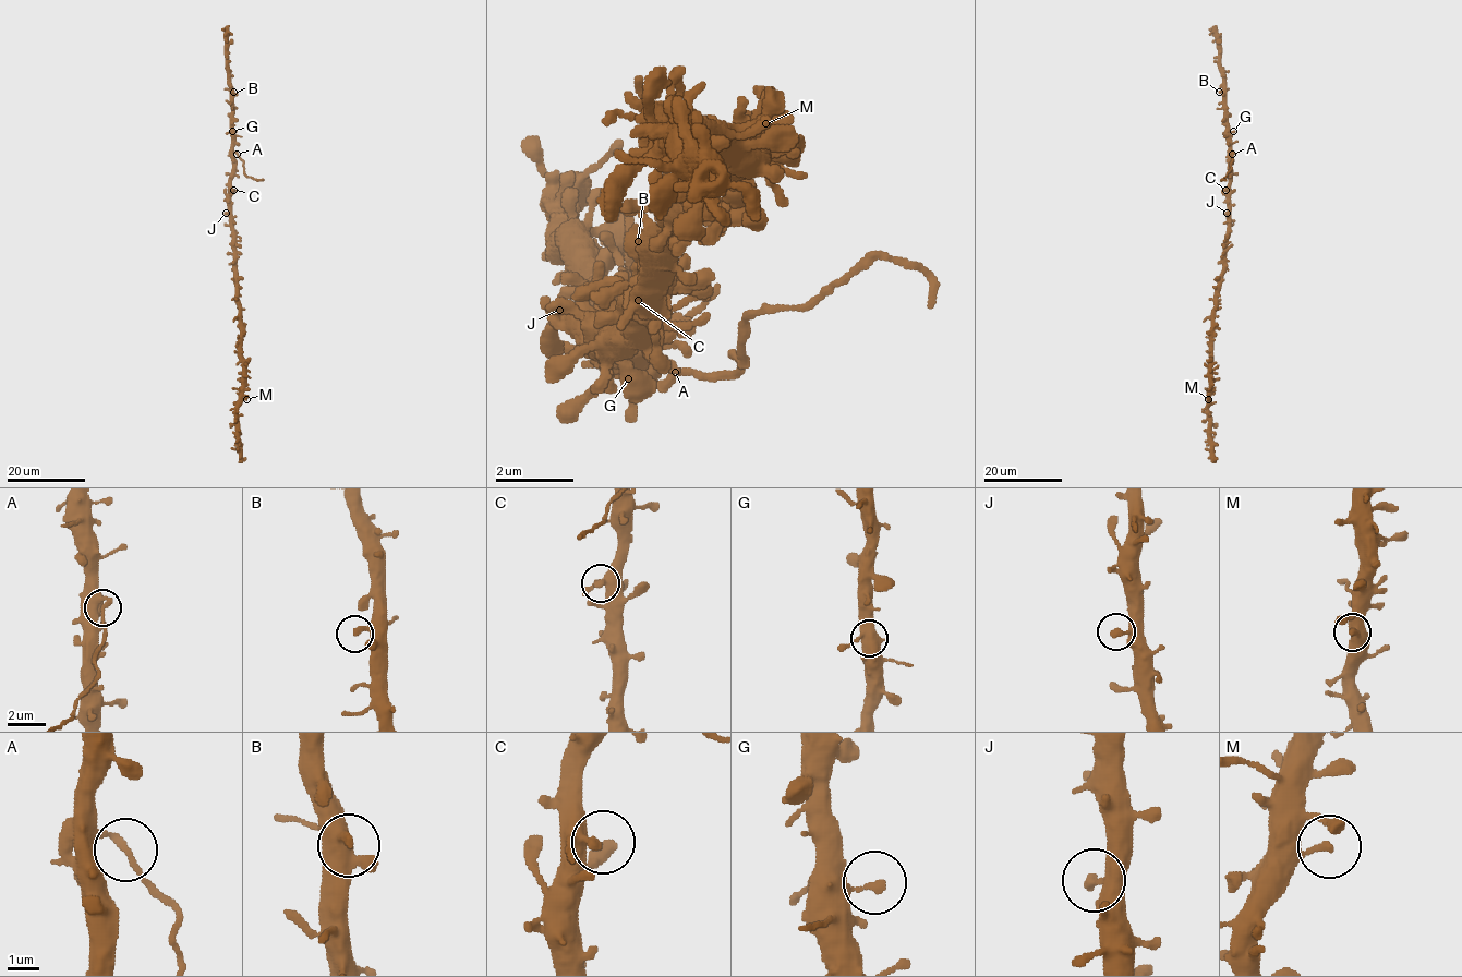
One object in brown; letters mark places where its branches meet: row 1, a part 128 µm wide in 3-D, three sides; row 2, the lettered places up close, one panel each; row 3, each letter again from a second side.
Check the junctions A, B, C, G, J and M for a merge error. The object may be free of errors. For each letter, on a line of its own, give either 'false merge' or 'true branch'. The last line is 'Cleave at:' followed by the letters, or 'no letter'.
A: false merge
B: true branch
C: true branch
G: true branch
J: true branch
M: true branch
Cleave at: A

